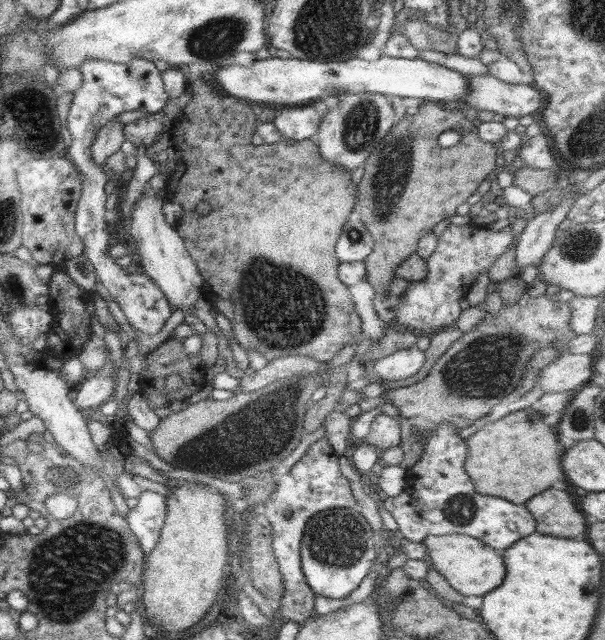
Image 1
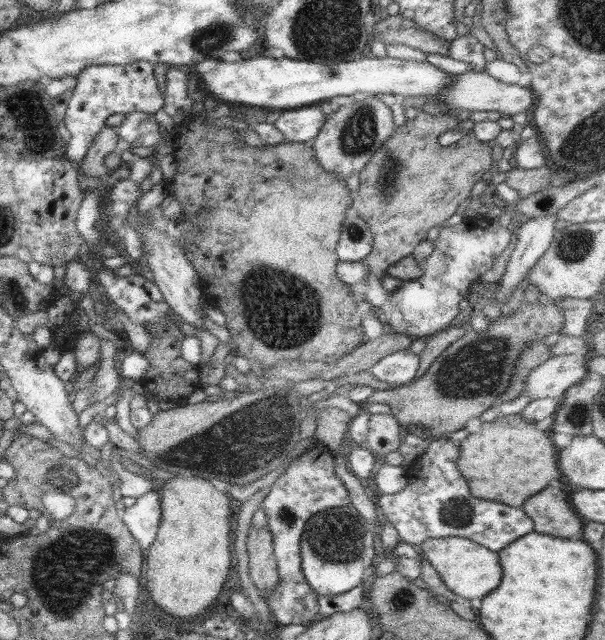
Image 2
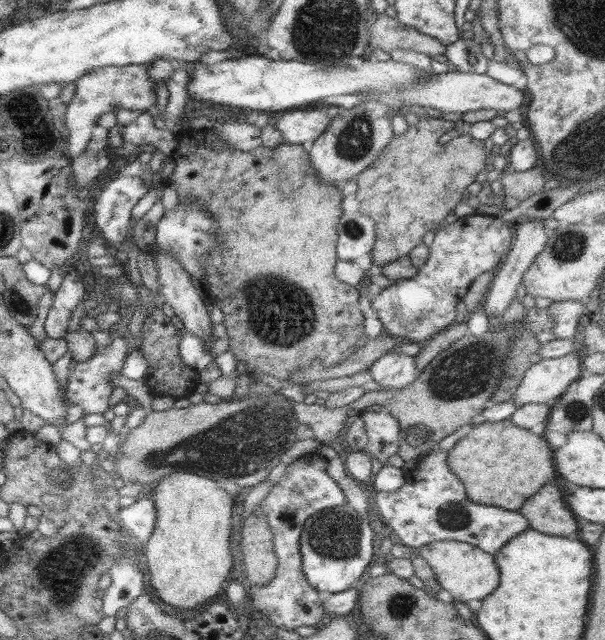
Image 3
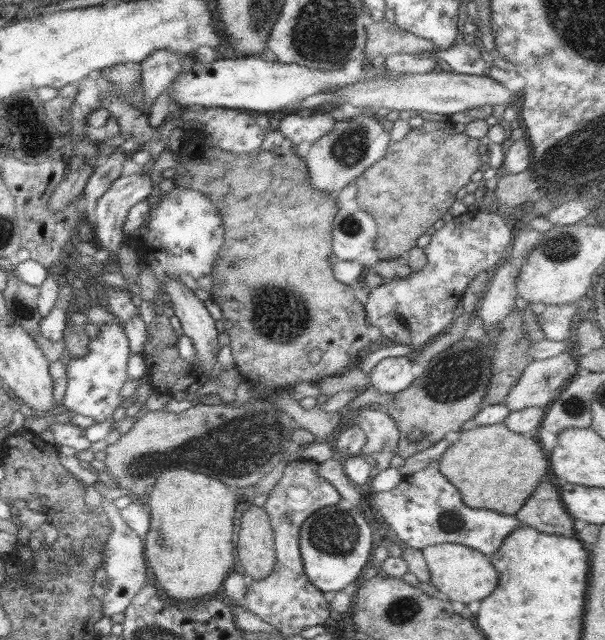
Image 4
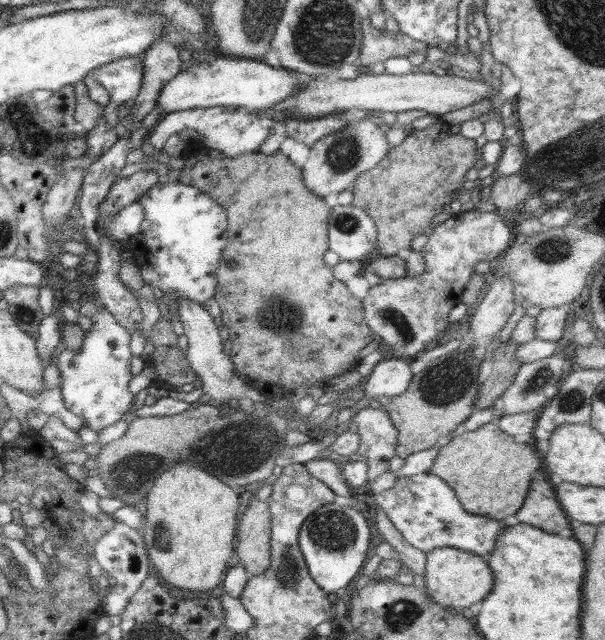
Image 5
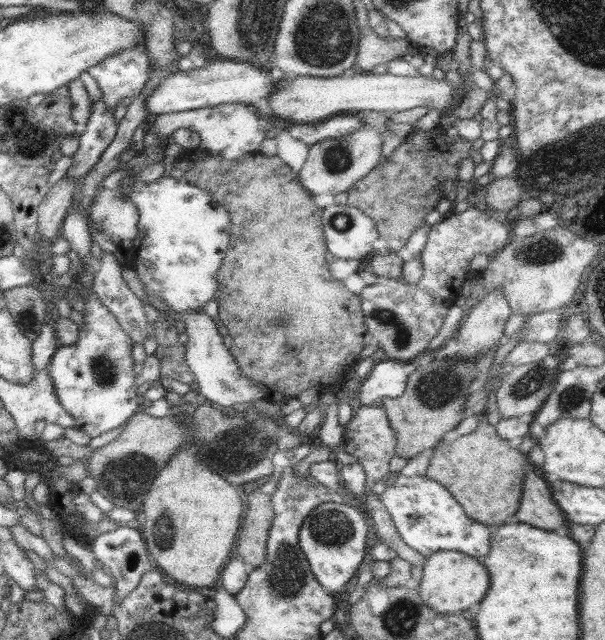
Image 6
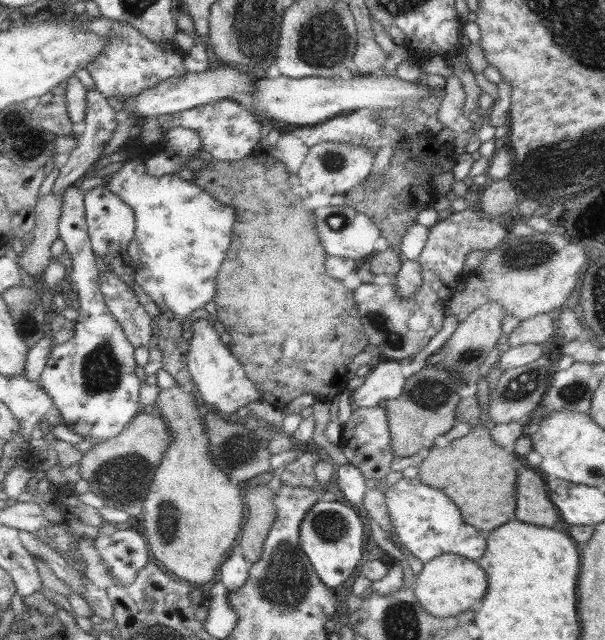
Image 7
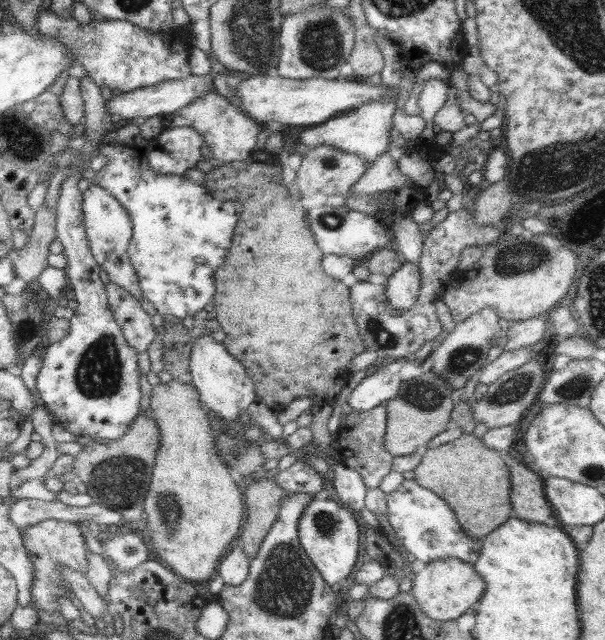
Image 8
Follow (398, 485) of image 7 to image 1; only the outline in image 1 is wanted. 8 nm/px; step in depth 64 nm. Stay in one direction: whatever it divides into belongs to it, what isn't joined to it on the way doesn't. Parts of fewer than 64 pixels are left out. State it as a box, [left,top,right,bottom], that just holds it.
[380,423,536,550]

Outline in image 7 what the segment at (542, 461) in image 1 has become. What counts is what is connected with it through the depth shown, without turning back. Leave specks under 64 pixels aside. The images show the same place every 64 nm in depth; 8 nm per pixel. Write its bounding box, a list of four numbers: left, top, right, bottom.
[418,416,528,532]

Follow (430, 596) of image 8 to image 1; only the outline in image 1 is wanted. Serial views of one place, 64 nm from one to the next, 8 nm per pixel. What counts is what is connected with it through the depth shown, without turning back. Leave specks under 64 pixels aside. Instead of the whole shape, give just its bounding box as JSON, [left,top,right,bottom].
[424,533,506,596]

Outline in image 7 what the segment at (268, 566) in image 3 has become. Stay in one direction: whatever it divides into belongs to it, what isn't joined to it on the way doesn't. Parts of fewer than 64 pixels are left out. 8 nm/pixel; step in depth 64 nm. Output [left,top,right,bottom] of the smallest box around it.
[235,483,278,563]

